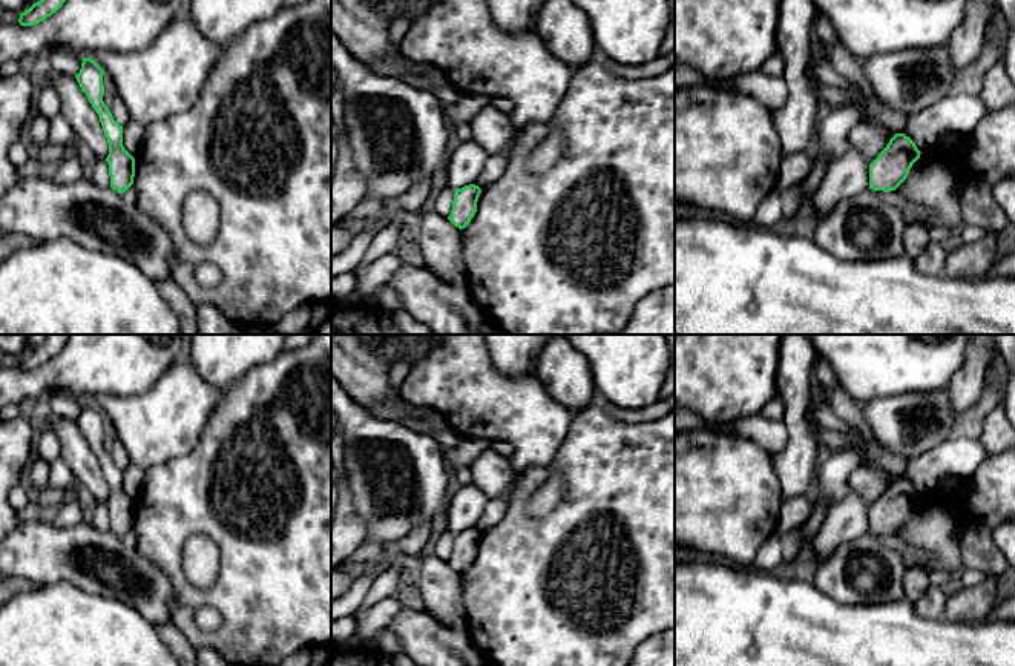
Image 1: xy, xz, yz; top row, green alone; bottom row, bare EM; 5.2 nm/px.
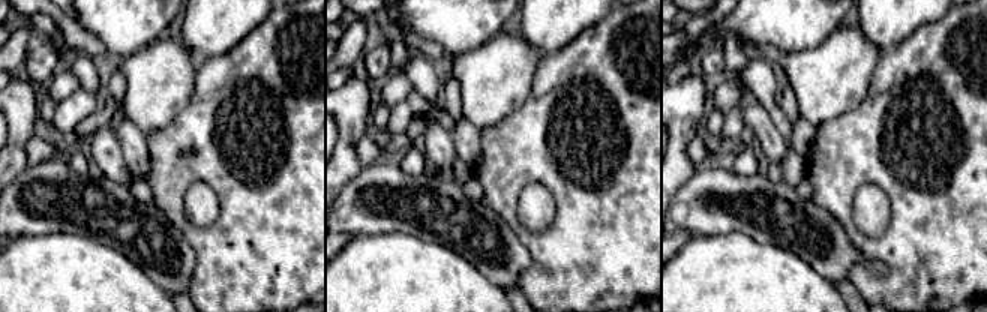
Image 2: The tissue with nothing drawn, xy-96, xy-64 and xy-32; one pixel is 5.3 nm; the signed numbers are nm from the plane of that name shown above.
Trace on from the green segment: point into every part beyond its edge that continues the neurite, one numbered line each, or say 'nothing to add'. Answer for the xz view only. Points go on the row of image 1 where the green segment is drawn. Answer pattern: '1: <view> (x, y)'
nothing to add

